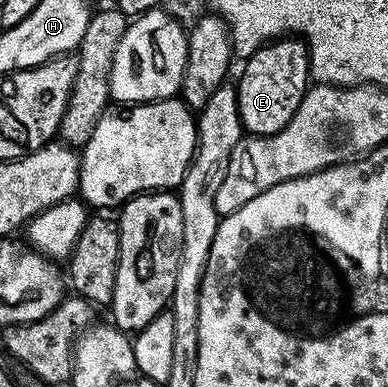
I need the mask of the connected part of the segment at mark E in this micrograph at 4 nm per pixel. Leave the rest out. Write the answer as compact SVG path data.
M296 37L274 40L250 55L245 63L236 82L242 128L249 135L275 135L292 119L309 88L310 59L306 45Z

